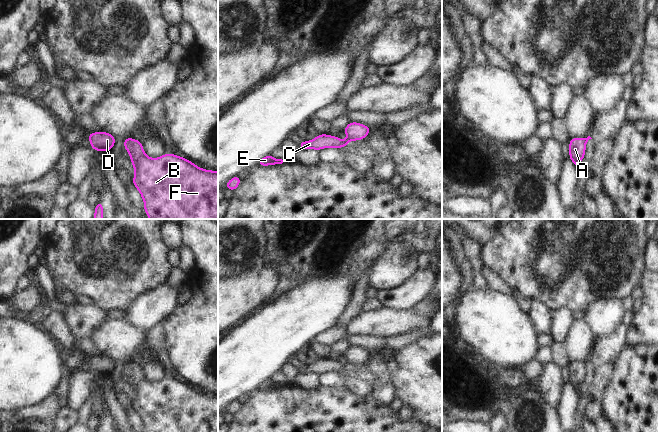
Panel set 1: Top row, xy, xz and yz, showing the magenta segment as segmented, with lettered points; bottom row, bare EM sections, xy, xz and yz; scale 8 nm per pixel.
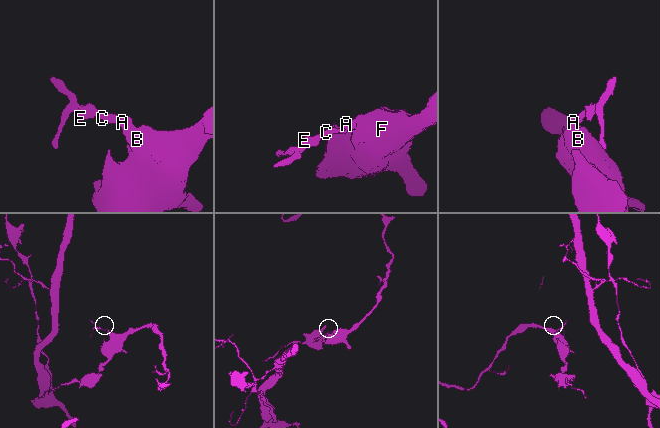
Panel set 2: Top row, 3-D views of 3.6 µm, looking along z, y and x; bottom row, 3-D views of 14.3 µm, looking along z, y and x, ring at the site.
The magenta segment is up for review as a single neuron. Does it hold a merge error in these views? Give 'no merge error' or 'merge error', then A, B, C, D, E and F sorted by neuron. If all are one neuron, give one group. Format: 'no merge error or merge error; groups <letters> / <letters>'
merge error; groups A B F / C D E

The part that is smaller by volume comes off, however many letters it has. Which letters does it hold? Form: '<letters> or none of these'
C, D, E

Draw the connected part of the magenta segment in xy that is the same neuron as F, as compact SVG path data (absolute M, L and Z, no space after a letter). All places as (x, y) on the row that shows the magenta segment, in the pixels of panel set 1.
M131 137L125 141L123 146L134 167L132 183L141 194L149 219L218 219L218 171L200 168L176 154L150 158L141 141Z

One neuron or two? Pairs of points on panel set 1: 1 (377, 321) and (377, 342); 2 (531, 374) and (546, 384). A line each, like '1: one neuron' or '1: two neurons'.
1: two neurons
2: two neurons

